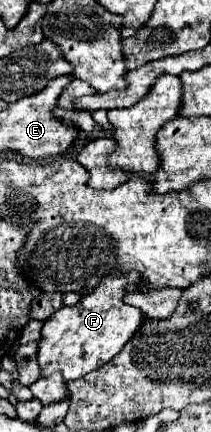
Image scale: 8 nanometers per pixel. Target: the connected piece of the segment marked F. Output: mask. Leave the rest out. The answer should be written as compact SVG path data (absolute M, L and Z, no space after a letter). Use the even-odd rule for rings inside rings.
M107 276L91 294L85 294L75 306L65 306L51 318L47 318L37 352L41 374L51 376L53 372L61 372L65 380L77 380L111 362L121 352L125 342L129 342L129 338L133 338L133 334L145 322L141 310L125 304L123 296L123 280Z

